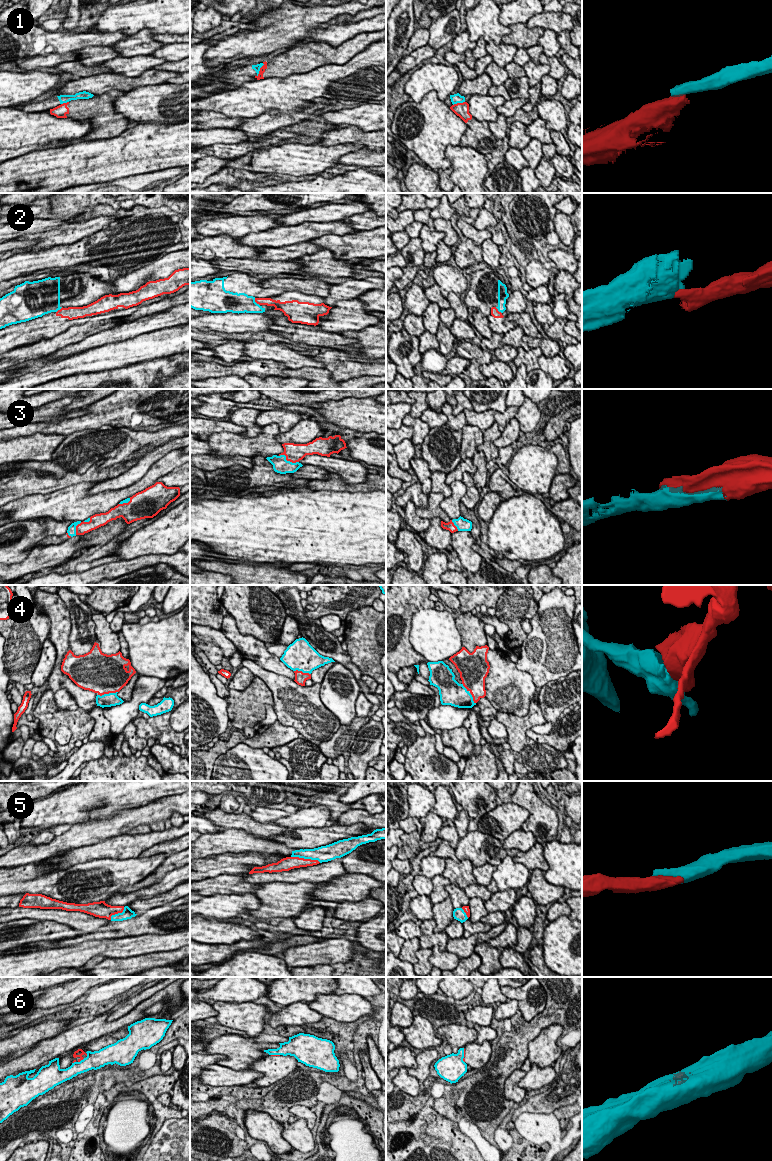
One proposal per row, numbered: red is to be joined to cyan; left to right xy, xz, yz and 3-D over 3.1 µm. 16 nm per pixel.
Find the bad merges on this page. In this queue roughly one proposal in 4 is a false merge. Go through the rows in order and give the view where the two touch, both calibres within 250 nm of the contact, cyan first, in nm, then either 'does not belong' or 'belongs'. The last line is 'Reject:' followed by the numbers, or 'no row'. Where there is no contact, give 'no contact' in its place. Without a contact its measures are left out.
1: contact in xz; calibres 100 and 100 nm; does not belong
2: contact in xz; calibres 320 and 130 nm; does not belong
3: contact in xz; calibres 260 and 300 nm; belongs
4: contact in xy; calibres 220 and 480 nm; belongs
5: contact in xz; calibres 240 and 190 nm; belongs
6: contact in xy; calibres 300 and 120 nm; does not belong
Reject: 1, 2, 6

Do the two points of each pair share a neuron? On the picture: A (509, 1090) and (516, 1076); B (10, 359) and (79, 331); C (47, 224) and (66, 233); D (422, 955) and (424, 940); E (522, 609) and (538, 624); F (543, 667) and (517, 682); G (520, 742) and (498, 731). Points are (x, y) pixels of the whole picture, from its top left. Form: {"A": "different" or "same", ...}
{"A": "same", "B": "same", "C": "different", "D": "different", "E": "different", "F": "different", "G": "different"}

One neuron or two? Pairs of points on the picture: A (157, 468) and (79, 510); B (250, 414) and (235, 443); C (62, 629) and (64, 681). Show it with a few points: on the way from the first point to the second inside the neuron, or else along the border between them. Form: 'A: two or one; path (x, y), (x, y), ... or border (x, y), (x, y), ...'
A: one; path (138, 486), (128, 492), (99, 503)
B: two; border (262, 427), (255, 436), (243, 437), (238, 434)
C: one; path (61, 642), (58, 668)

